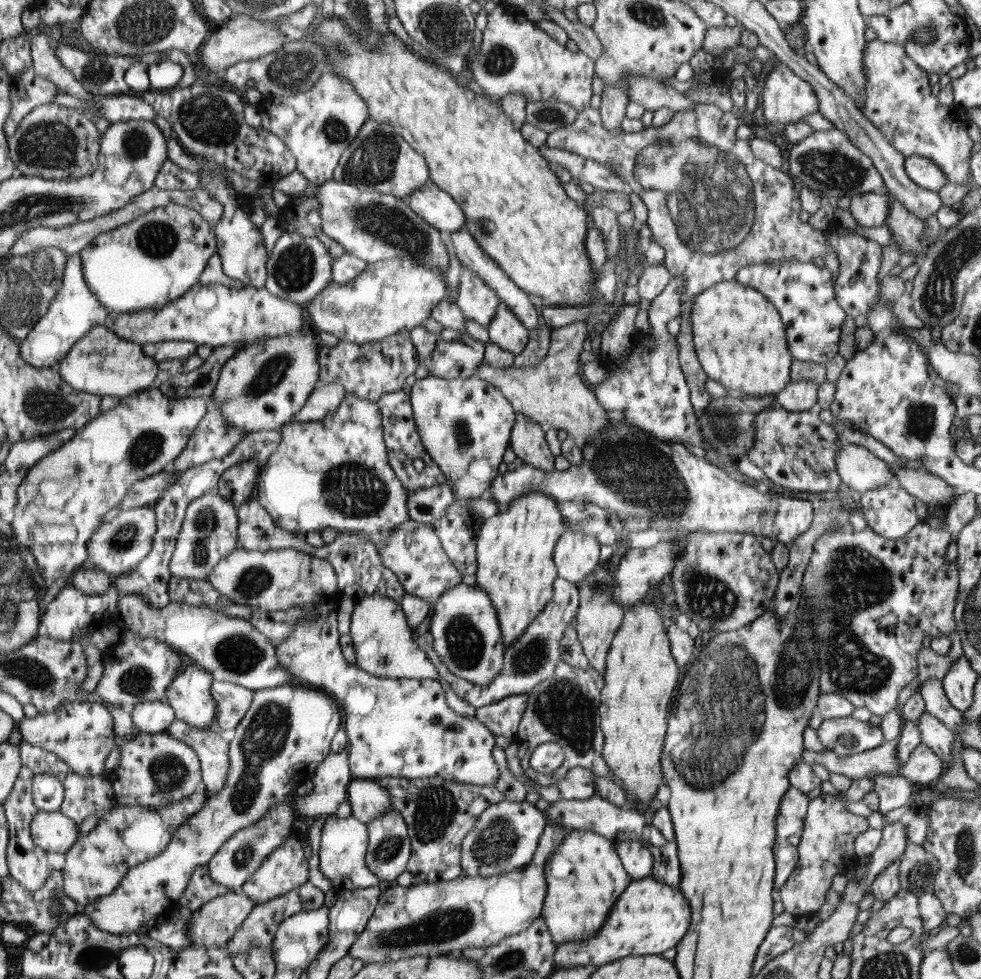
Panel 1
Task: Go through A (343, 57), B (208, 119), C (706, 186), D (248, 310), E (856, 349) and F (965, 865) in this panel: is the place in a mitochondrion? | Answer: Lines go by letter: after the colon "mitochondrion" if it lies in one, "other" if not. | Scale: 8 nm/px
A: mitochondrion
B: mitochondrion
C: mitochondrion
D: other
E: other
F: mitochondrion

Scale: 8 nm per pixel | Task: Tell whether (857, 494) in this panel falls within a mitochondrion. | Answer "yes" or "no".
no

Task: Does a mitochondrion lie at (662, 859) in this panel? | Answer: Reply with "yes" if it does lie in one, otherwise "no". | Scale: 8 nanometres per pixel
no

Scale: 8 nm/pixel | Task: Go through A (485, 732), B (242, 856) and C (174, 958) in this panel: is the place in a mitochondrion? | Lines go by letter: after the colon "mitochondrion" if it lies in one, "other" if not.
A: other
B: mitochondrion
C: other

